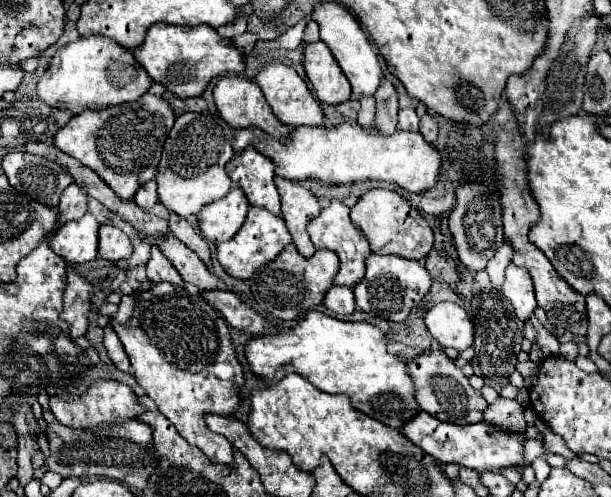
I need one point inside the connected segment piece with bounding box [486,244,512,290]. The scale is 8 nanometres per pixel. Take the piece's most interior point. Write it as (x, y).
(497, 264)

